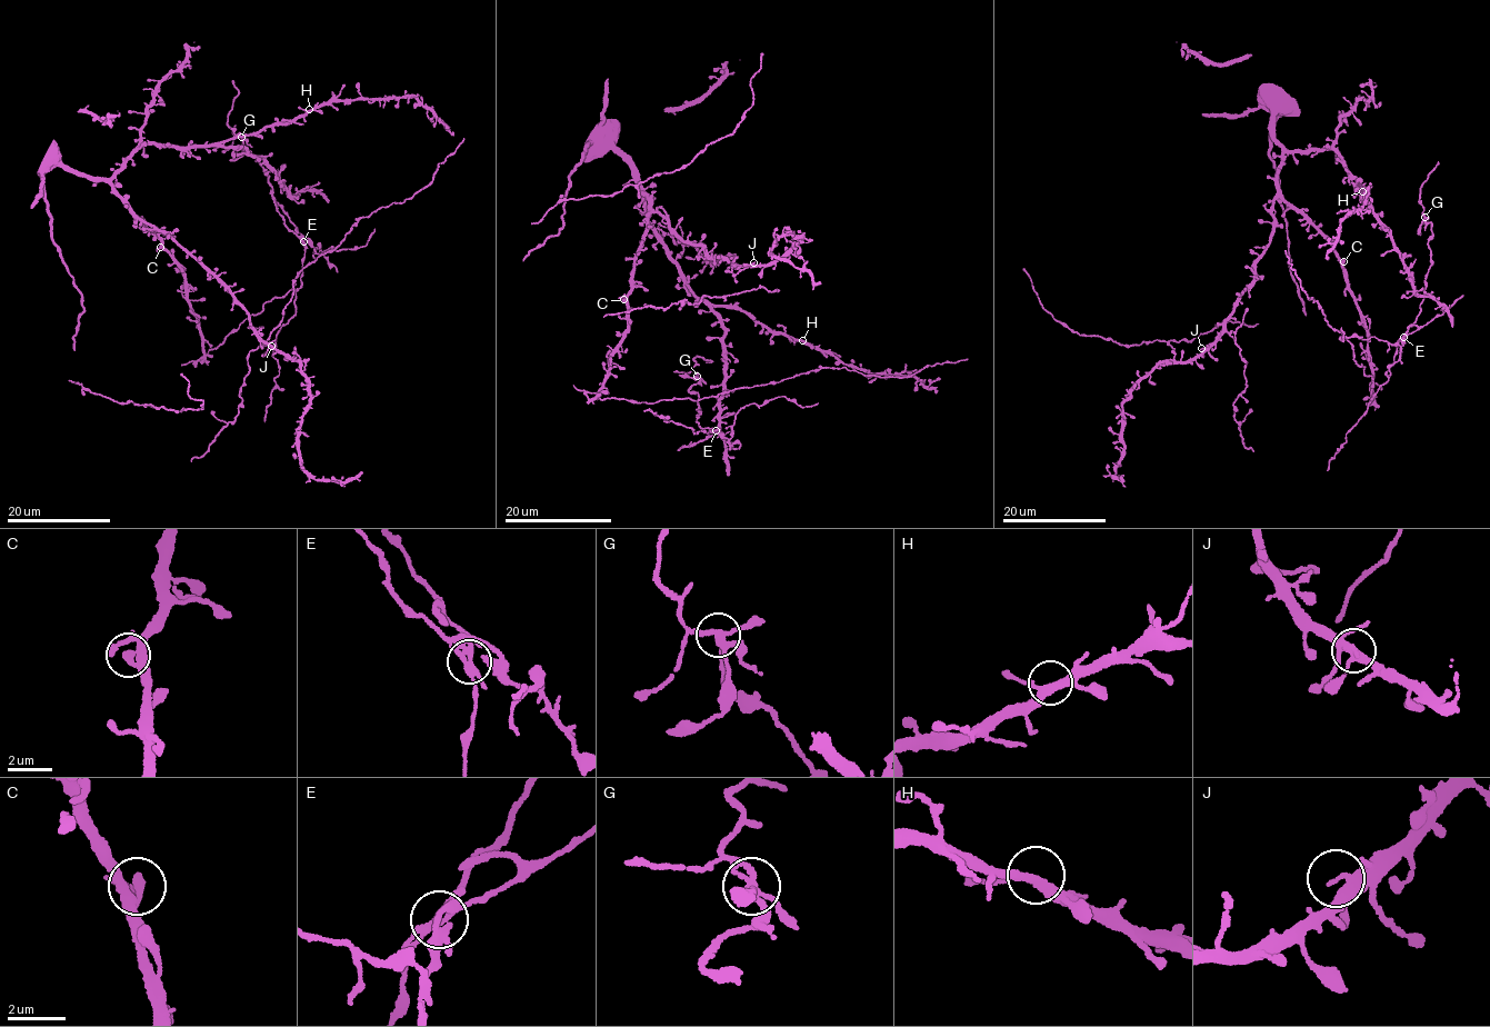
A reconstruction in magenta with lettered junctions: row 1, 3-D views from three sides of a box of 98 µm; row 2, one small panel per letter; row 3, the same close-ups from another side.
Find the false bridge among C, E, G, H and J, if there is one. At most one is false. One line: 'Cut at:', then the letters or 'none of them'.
Cut at: E

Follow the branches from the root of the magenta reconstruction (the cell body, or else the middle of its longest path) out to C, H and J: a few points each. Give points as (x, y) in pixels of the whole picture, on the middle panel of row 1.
C: (640, 191), (648, 201), (646, 228), (629, 290), (623, 299)
H: (640, 191), (647, 227), (668, 250), (698, 297), (744, 311), (769, 329), (802, 340)
J: (640, 191), (683, 240), (700, 243), (709, 256), (721, 257), (737, 267), (753, 262)

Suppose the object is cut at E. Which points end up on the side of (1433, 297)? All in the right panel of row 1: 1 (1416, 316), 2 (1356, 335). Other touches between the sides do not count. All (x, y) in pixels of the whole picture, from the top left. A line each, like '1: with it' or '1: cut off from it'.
1: with it
2: cut off from it

